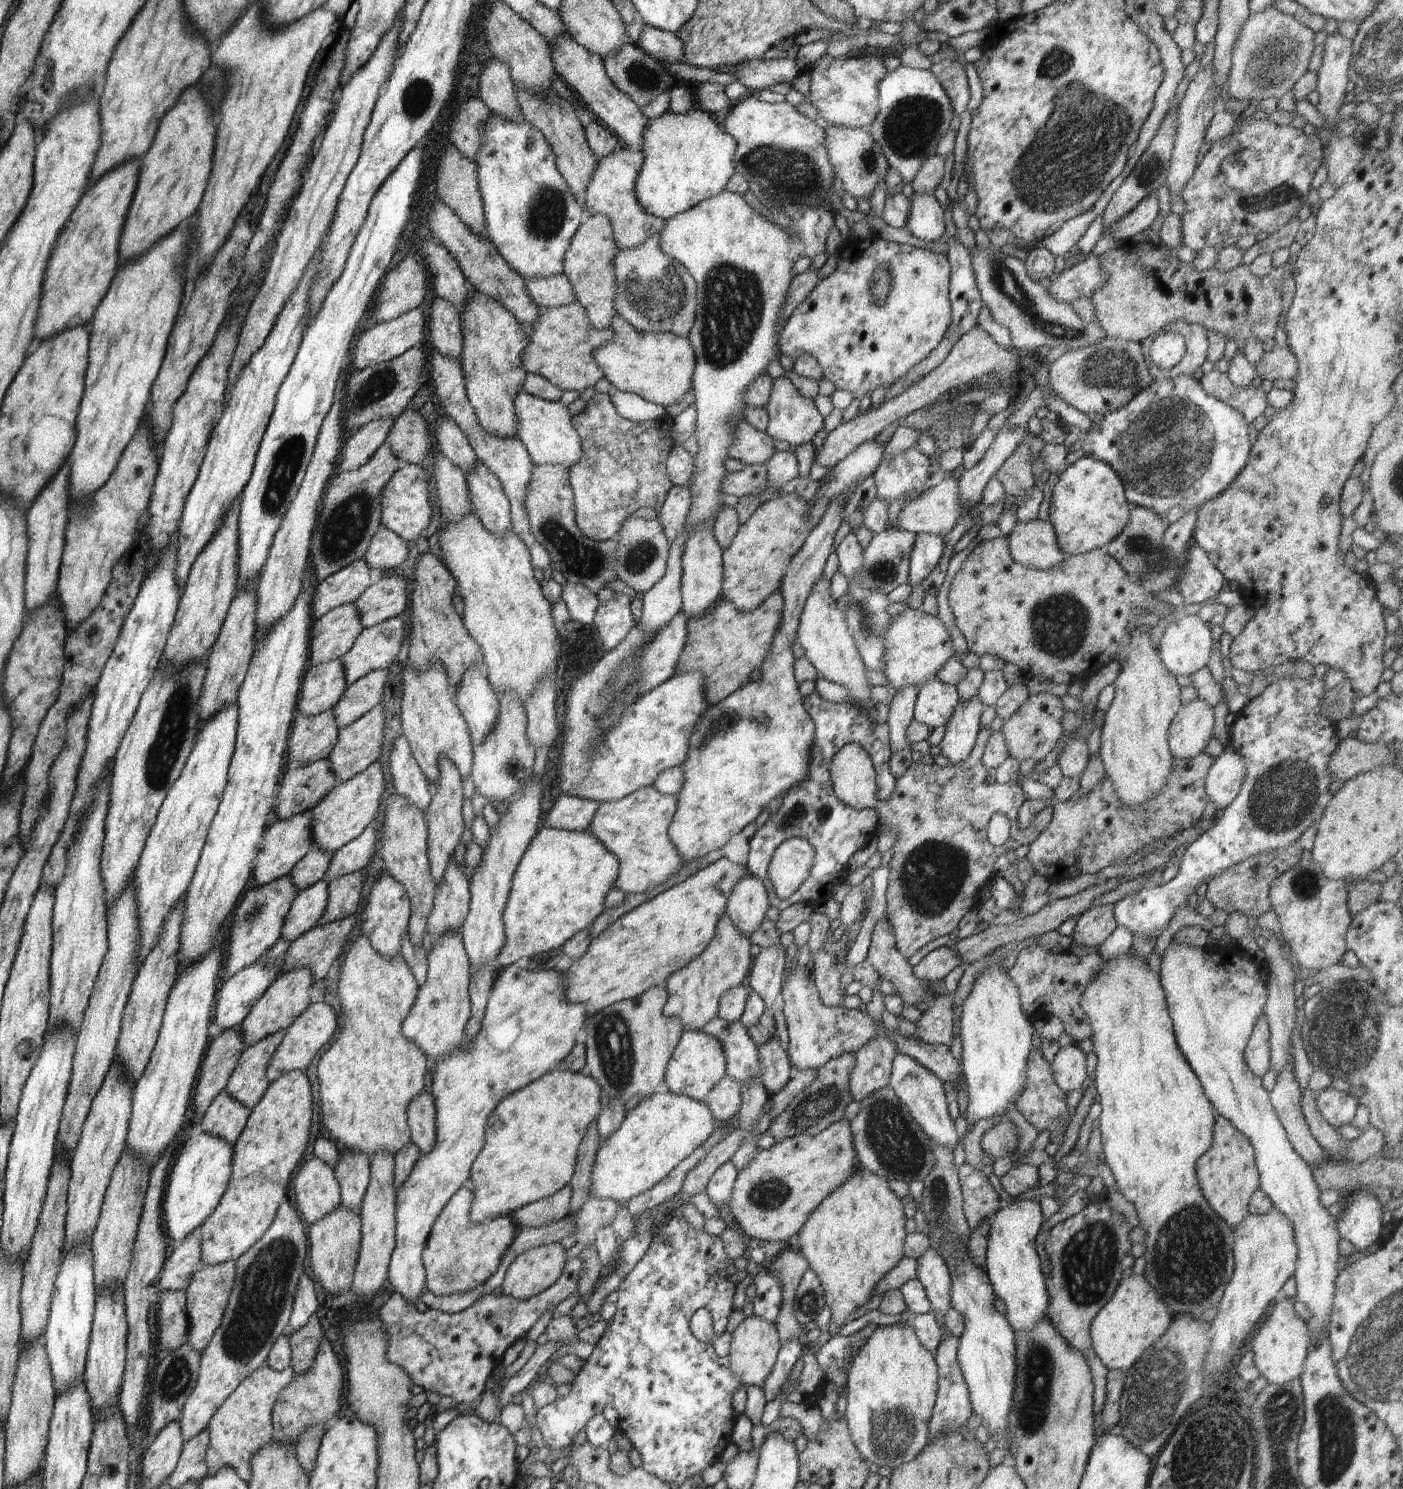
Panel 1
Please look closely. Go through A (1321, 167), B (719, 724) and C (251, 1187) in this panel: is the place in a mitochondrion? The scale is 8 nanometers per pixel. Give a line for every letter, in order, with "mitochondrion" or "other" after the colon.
A: other
B: mitochondrion
C: other

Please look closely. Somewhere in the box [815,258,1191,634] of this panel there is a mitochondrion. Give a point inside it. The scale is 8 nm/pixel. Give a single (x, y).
(1115, 371)

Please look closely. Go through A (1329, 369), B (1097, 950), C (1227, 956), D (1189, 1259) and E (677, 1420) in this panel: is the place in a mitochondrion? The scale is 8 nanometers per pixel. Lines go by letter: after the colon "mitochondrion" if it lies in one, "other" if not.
A: mitochondrion
B: other
C: other
D: mitochondrion
E: other

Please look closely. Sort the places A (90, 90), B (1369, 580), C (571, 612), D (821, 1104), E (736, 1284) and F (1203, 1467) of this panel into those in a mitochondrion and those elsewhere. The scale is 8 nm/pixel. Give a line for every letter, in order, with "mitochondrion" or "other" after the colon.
A: other
B: other
C: other
D: mitochondrion
E: other
F: mitochondrion

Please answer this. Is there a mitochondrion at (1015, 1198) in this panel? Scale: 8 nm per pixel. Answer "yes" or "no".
no

